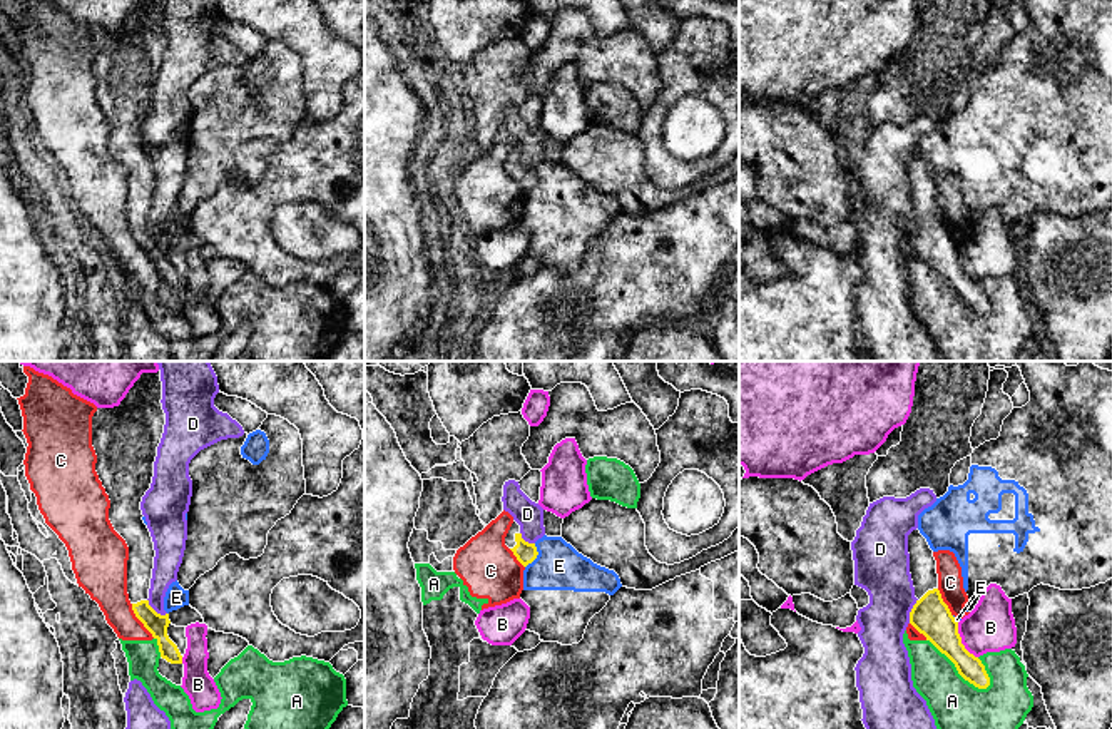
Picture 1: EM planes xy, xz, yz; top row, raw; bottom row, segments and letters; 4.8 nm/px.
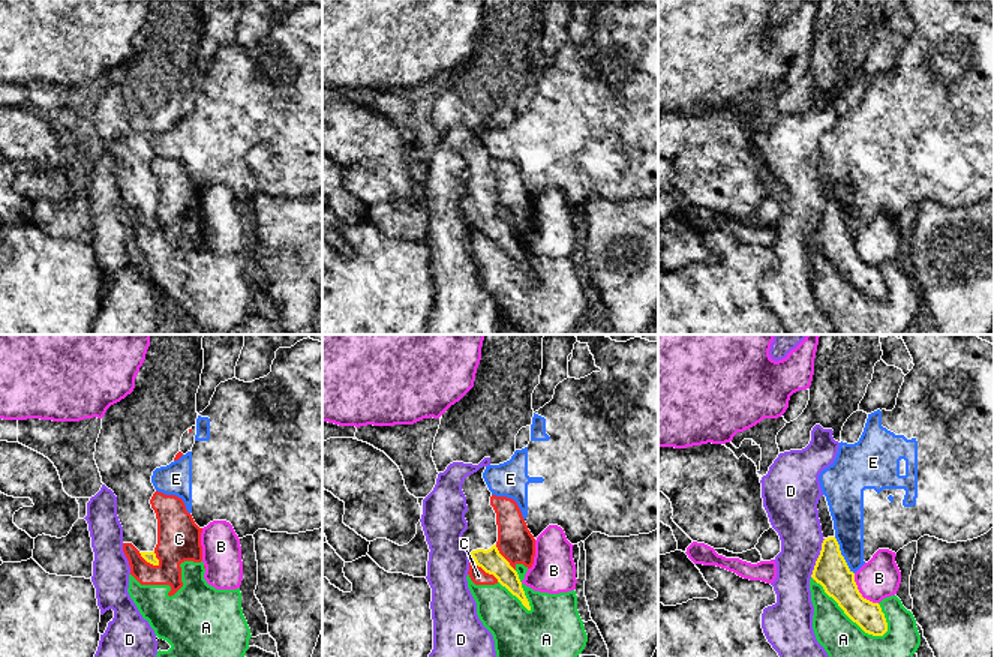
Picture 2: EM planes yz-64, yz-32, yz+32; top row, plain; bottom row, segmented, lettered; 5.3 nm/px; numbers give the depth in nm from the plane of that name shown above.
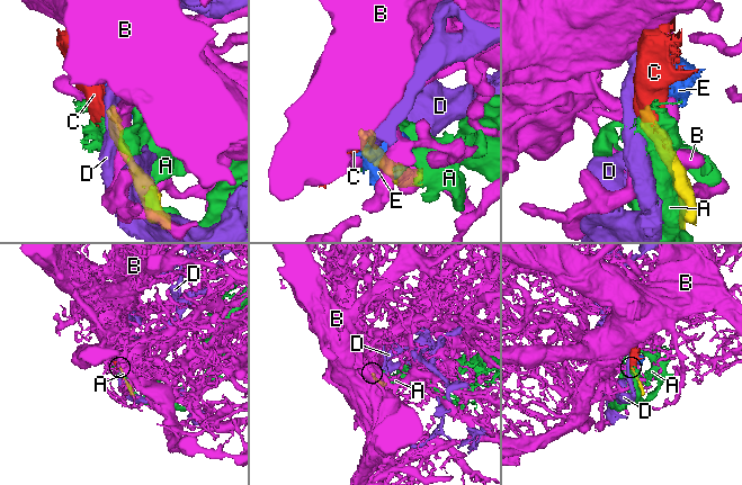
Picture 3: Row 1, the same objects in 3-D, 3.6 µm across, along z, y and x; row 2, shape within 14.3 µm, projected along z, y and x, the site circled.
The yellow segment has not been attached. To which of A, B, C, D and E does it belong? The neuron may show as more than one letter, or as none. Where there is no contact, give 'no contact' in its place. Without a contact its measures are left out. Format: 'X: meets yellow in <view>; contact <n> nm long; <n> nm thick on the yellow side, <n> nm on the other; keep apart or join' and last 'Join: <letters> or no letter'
A: meets yellow in yz; contact 380 nm long; 170 nm thick on the yellow side, 320 nm on the other; keep apart
B: meets yellow in yz; contact 200 nm long; 190 nm thick on the yellow side, 240 nm on the other; keep apart
C: meets yellow in xy; contact 200 nm long; 100 nm thick on the yellow side, 200 nm on the other; keep apart
D: meets yellow in yz; contact 130 nm long; 190 nm thick on the yellow side, 260 nm on the other; keep apart
E: meets yellow in xz; contact 130 nm long; 100 nm thick on the yellow side, 220 nm on the other; keep apart
Join: no letter

